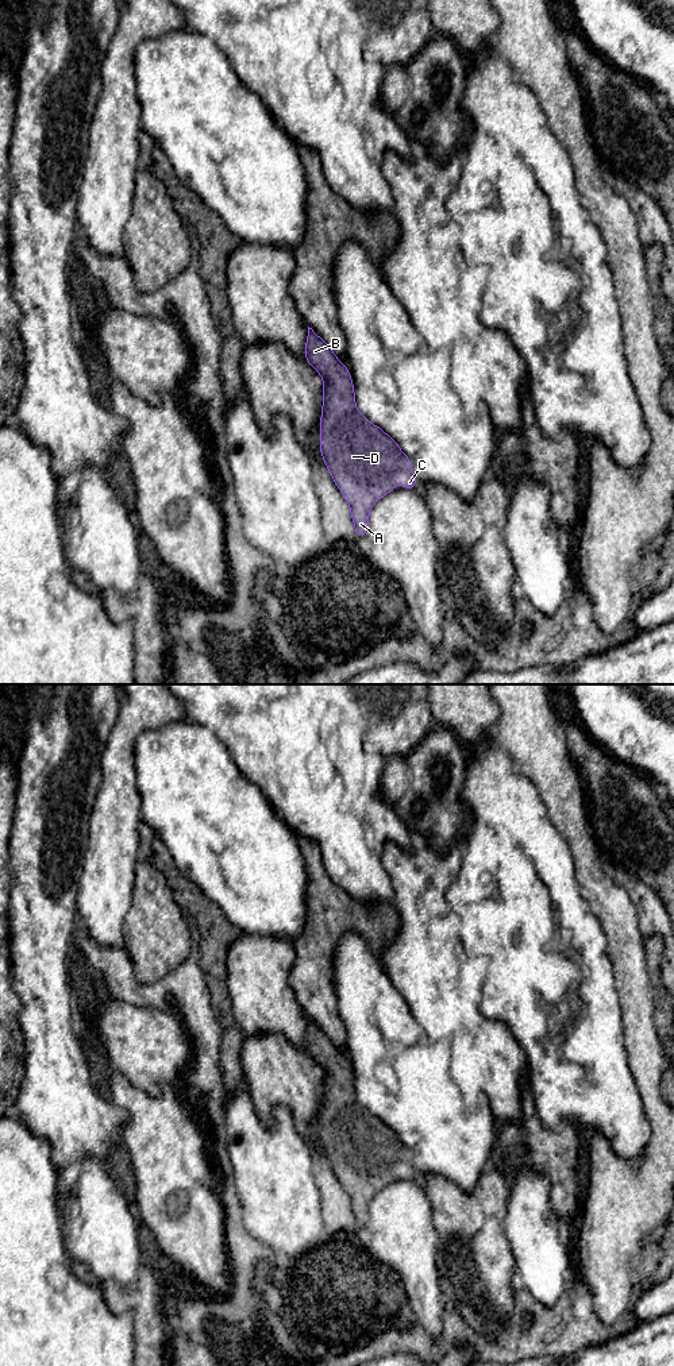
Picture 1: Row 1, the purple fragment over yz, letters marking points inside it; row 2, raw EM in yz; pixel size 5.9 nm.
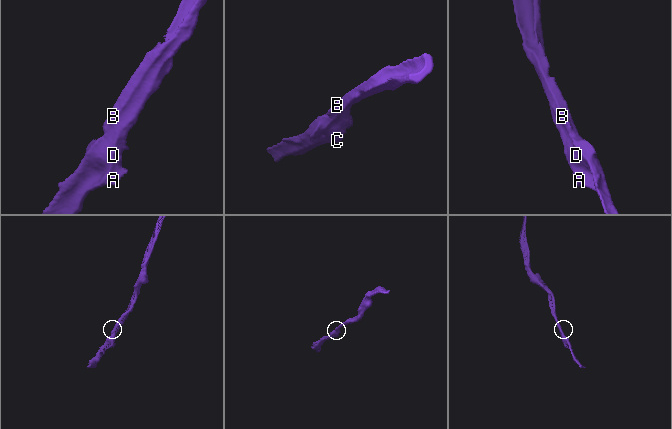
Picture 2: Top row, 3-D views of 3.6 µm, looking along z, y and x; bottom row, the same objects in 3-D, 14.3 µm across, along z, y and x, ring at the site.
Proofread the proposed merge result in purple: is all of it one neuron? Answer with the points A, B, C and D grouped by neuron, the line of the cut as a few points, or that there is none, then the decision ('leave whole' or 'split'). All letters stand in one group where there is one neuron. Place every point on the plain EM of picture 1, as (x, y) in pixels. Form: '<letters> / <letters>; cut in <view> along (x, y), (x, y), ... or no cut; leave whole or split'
A B C D; no cut; leave whole

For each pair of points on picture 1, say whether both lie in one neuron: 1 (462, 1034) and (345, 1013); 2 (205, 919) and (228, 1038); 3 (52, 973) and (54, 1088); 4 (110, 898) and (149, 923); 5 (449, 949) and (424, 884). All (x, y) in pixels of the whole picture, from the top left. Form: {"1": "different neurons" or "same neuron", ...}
{"1": "different neurons", "2": "same neuron", "3": "same neuron", "4": "different neurons", "5": "same neuron"}

